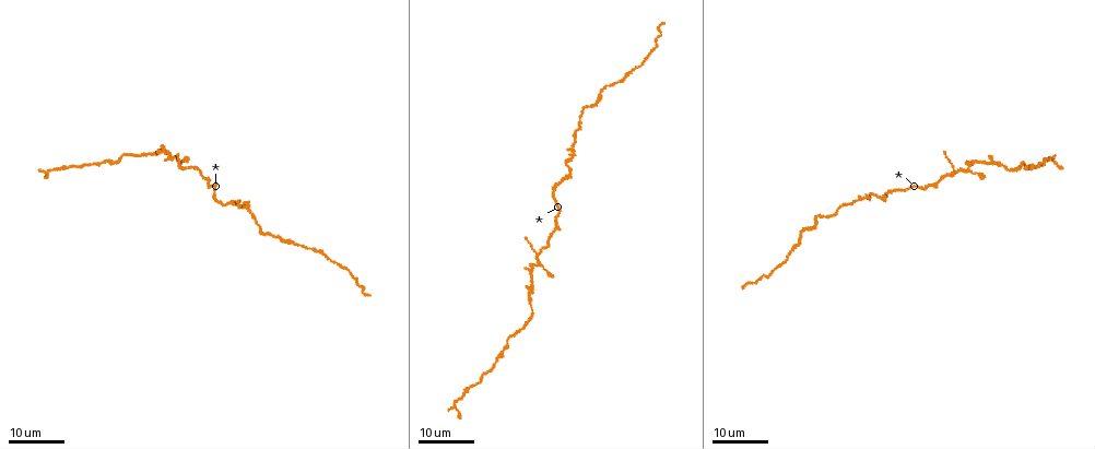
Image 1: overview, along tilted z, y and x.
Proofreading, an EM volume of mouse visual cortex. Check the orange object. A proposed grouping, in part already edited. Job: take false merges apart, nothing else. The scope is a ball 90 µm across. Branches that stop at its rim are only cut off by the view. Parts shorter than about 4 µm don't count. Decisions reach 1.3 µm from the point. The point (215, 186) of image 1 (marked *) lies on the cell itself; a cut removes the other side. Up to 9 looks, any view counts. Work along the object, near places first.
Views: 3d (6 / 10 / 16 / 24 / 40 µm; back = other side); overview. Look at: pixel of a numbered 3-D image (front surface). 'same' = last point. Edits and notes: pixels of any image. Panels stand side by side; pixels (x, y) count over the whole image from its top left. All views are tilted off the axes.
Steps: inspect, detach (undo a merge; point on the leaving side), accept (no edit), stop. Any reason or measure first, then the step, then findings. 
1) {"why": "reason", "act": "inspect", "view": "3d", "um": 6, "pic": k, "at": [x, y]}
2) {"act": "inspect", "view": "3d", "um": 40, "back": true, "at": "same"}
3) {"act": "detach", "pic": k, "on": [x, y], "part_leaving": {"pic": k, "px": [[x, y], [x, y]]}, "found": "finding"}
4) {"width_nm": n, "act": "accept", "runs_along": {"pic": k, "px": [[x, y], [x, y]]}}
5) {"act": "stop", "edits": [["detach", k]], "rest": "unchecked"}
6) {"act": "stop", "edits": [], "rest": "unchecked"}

{"why": "sudden change in width", "act": "inspect", "view": "3d", "um": 16, "pic": 1, "at": [553, 220]}

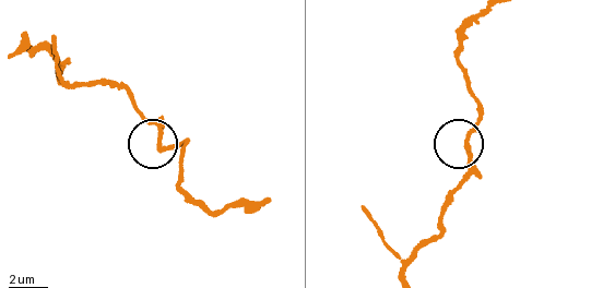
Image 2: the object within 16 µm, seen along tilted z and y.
{"act": "inspect", "view": "3d", "um": 6, "pic": 2, "at": [468, 145]}

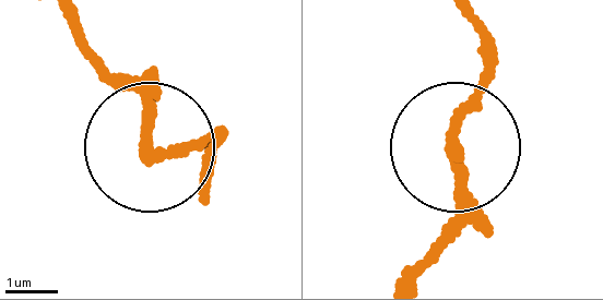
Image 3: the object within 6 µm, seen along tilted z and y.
{"act": "accept", "runs_along": {"pic": 3, "px": [[211, 145], [157, 155], [131, 82], [105, 64]]}, "found": "one cell here"}

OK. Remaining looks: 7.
{"why": "two arms in line, one across", "act": "inspect", "view": "3d", "um": 16, "pic": 1, "at": [993, 162]}

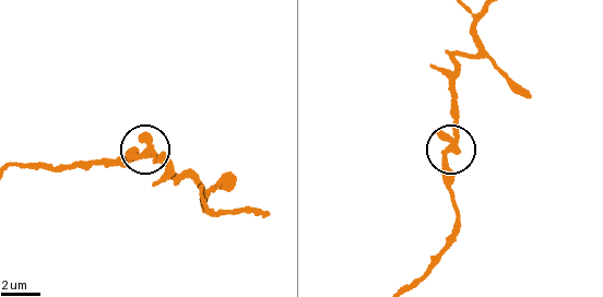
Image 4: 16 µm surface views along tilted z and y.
{"why": "zoom in", "act": "inspect", "view": "3d", "um": 10, "pic": 4, "at": [454, 143]}

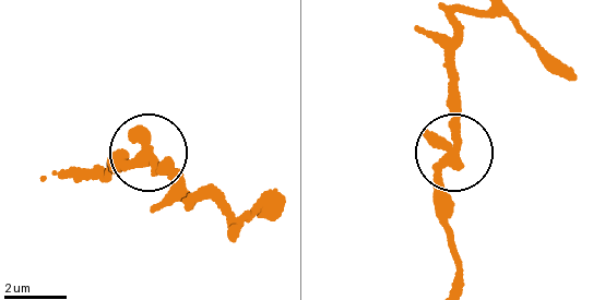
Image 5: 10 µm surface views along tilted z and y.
{"act": "accept", "runs_along": {"pic": 5, "px": [[472, 18], [458, 43], [442, 217]]}, "found": "one cell here"}

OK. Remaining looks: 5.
{"why": "thick turns thin", "act": "inspect", "view": "3d", "um": 16, "pic": 1, "at": [630, 71]}

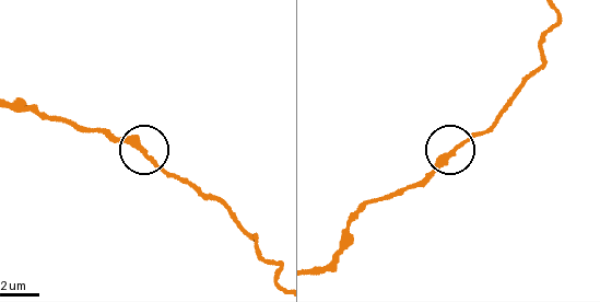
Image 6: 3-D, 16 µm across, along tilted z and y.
{"act": "inspect", "view": "3d", "um": 6, "pic": 6, "at": [147, 155]}

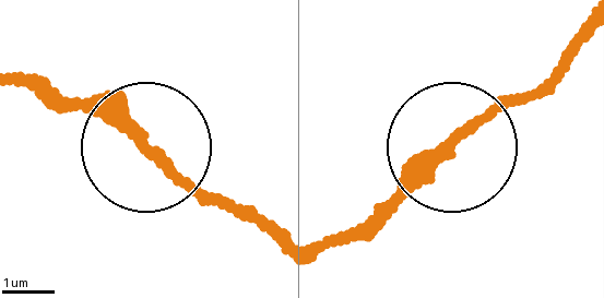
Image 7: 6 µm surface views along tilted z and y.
{"act": "accept", "runs_along": {"pic": 7, "px": [[323, 250], [416, 167], [548, 85]]}, "found": "all the same cell"}

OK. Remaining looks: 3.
{"why": "a narrow waist", "act": "inspect", "view": "3d", "um": 24, "pic": 1, "at": [572, 151]}

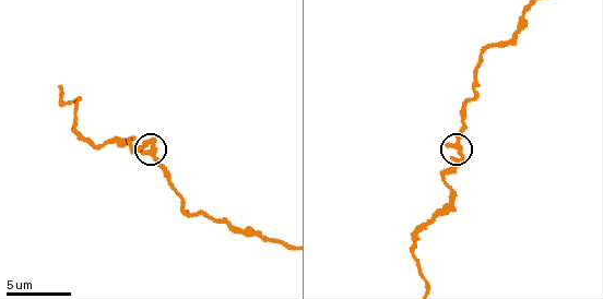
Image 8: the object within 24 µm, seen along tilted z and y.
{"why": "closer look", "act": "inspect", "view": "3d", "um": 6, "pic": 8, "at": [151, 146]}

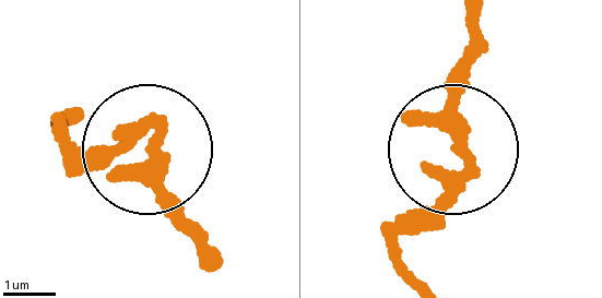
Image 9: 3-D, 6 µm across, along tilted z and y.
{"act": "accept", "found": "one cell here"}

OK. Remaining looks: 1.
{"act": "stop", "edits": [], "rest": "unchecked"}

